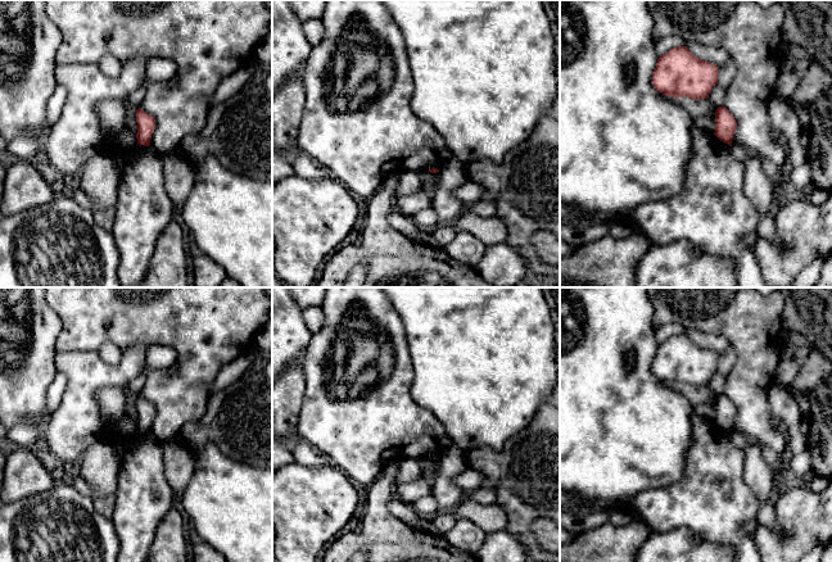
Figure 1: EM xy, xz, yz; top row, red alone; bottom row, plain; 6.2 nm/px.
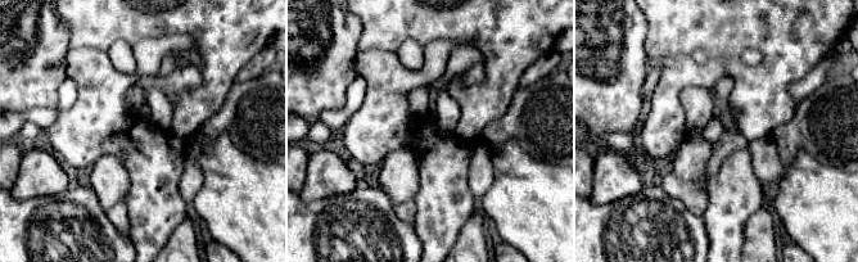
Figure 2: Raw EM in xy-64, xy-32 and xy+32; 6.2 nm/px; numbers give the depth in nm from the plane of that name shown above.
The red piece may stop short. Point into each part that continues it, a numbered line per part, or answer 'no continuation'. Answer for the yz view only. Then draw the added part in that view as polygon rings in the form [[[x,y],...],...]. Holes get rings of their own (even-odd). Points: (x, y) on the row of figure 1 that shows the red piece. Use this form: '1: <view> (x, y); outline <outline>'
no continuation

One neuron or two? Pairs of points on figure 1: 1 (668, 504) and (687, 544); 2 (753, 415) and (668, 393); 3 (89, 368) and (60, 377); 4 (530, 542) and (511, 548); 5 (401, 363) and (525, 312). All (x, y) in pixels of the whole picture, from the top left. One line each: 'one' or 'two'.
1: two
2: two
3: two
4: two
5: two

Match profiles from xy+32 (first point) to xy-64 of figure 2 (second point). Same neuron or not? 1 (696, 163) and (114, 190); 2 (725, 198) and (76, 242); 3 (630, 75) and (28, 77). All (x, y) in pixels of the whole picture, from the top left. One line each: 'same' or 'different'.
1: same
2: different
3: same

